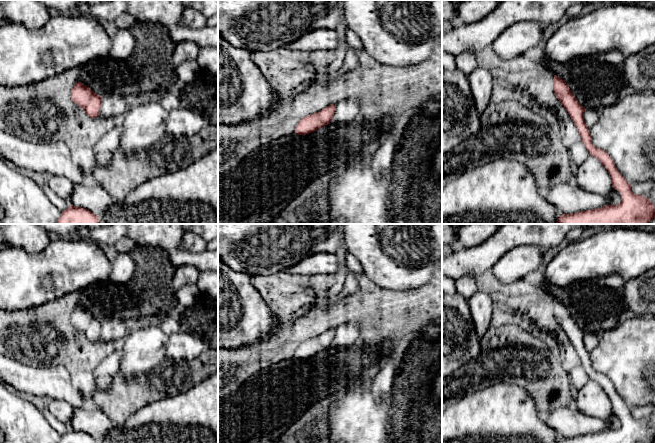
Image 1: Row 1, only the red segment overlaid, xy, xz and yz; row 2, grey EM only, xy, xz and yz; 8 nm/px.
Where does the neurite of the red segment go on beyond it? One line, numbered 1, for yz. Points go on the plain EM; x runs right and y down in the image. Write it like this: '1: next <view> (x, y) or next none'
1: next none

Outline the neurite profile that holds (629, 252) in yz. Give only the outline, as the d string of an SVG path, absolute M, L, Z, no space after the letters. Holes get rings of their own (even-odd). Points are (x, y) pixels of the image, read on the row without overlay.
M620 226L597 230L583 240L566 242L560 252L546 264L544 276L547 284L566 287L583 280L603 280L610 274L619 274L626 281L653 268L655 268L655 231Z

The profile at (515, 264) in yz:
M521 245L506 252L491 268L502 283L523 279L543 263L543 250L538 245Z

